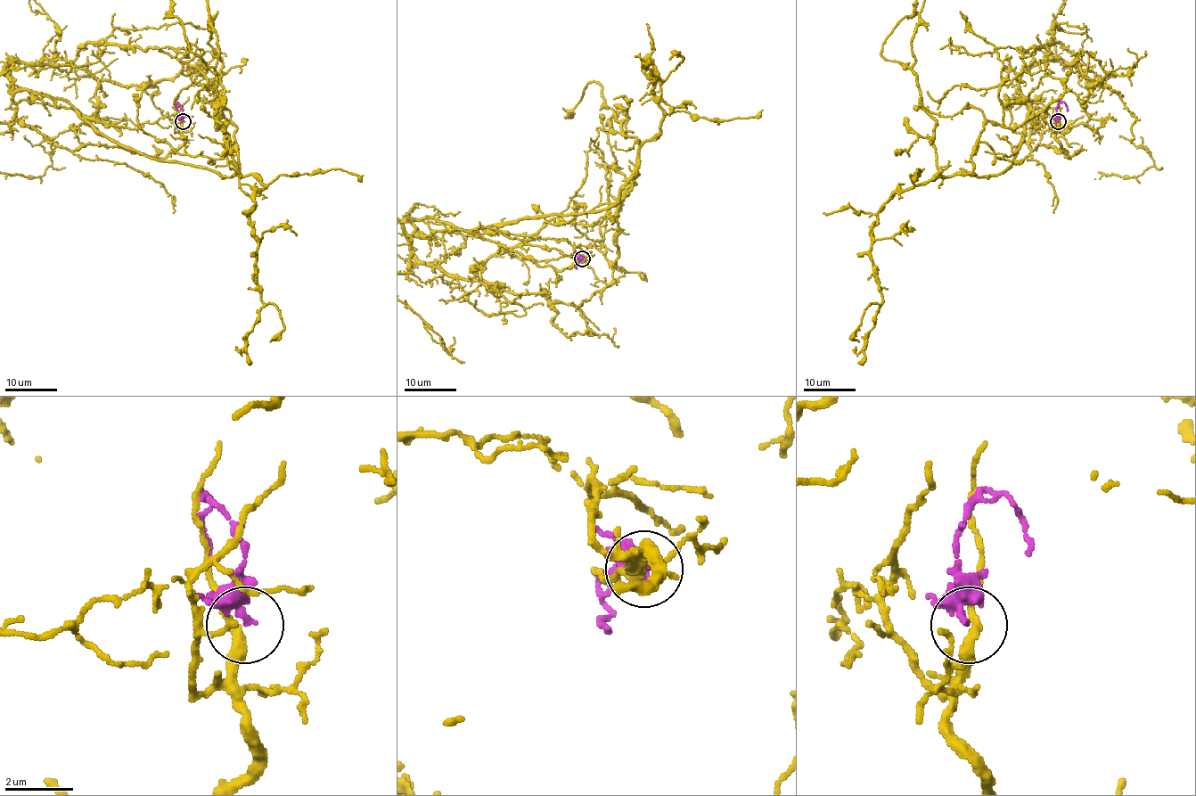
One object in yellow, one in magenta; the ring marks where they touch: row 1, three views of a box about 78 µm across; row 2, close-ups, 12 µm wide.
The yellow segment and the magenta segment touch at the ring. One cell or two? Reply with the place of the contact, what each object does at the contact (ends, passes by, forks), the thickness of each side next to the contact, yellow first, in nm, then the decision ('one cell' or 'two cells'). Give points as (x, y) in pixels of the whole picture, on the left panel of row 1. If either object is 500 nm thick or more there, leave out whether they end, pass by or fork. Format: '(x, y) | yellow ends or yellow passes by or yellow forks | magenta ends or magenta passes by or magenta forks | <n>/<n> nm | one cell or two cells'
(183, 121) | yellow passes by | magenta ends | 280/280 nm | two cells

